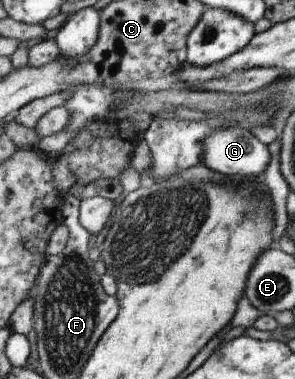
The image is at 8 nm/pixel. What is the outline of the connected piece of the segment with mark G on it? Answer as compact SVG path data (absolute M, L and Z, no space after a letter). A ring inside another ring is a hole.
M222 128L212 130L201 141L201 164L220 176L262 175L268 165L270 155L266 146L250 134L248 130Z

